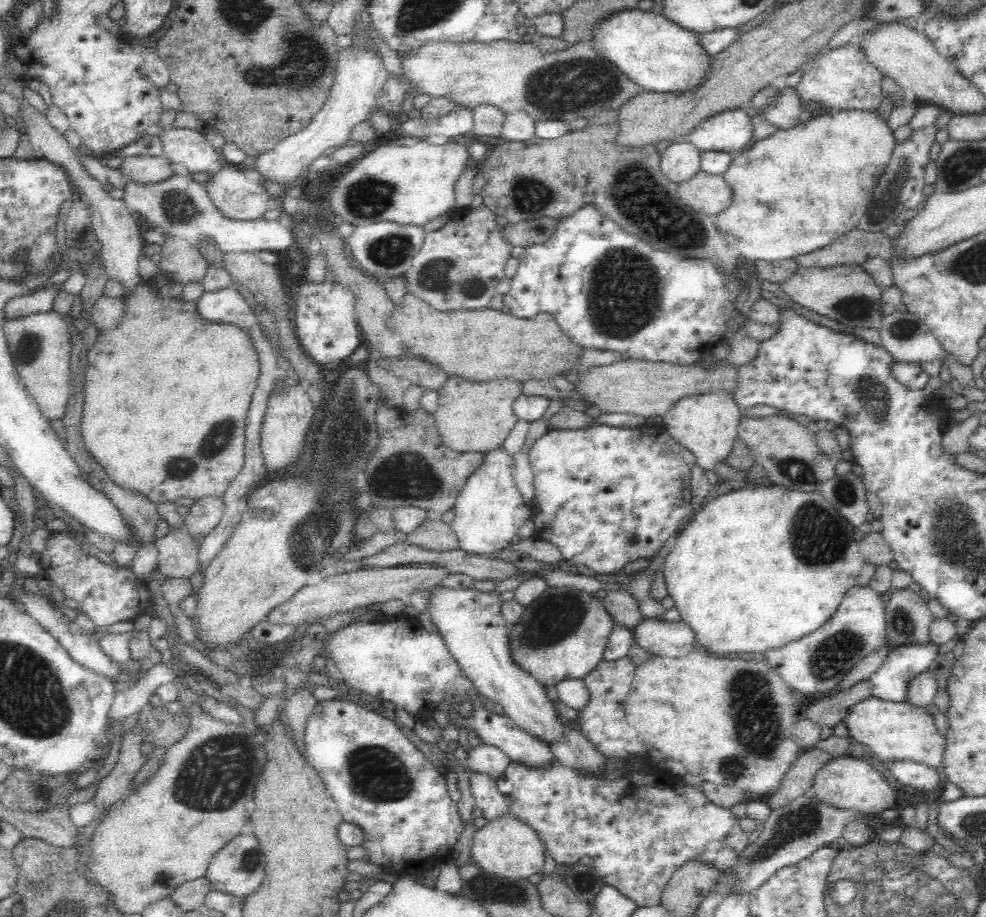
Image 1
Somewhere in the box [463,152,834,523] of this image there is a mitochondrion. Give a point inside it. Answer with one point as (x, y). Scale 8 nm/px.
(625, 288)

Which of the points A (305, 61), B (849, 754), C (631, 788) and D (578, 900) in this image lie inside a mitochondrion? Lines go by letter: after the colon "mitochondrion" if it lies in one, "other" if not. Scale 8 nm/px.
A: mitochondrion
B: other
C: other
D: other

